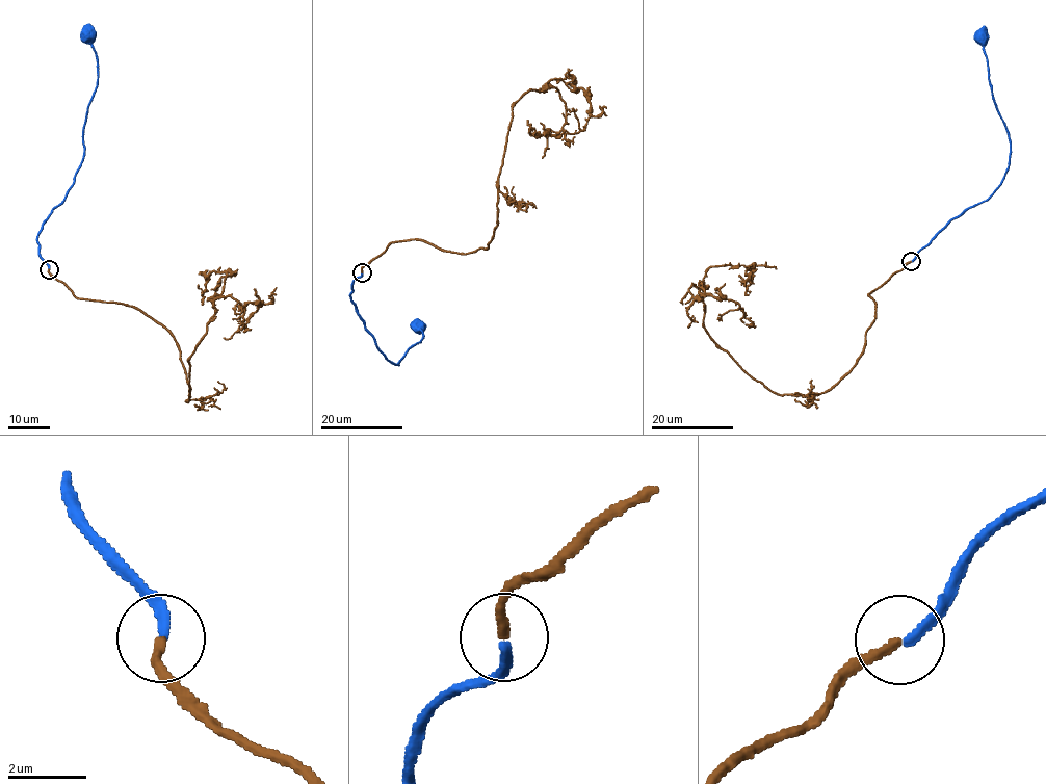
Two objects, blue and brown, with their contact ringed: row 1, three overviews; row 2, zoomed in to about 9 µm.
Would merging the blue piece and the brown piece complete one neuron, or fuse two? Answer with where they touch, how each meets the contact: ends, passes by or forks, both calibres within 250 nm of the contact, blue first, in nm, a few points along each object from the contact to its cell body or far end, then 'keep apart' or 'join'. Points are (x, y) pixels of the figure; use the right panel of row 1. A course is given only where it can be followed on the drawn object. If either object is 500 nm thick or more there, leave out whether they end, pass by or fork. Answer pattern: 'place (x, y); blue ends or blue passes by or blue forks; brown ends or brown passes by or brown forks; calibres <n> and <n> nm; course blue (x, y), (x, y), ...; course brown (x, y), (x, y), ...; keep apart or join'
place (911, 261); blue ends; brown ends; calibres 240 and 220 nm; course blue (911, 261), (952, 218), (986, 200), (1000, 183), (1010, 161), (1009, 132), (998, 110), (990, 82), (982, 35); course brown (911, 261), (867, 295), (862, 355), (818, 394), (754, 380), (704, 328), (693, 285), (737, 303), (746, 324); keep apart

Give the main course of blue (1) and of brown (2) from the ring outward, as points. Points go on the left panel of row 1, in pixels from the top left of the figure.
1: (48, 269), (40, 256), (37, 233), (63, 200), (83, 157), (83, 128), (98, 78), (98, 56), (87, 33)
2: (48, 269), (76, 296), (162, 324), (186, 401), (188, 359), (214, 302), (261, 304), (240, 322), (251, 330)

